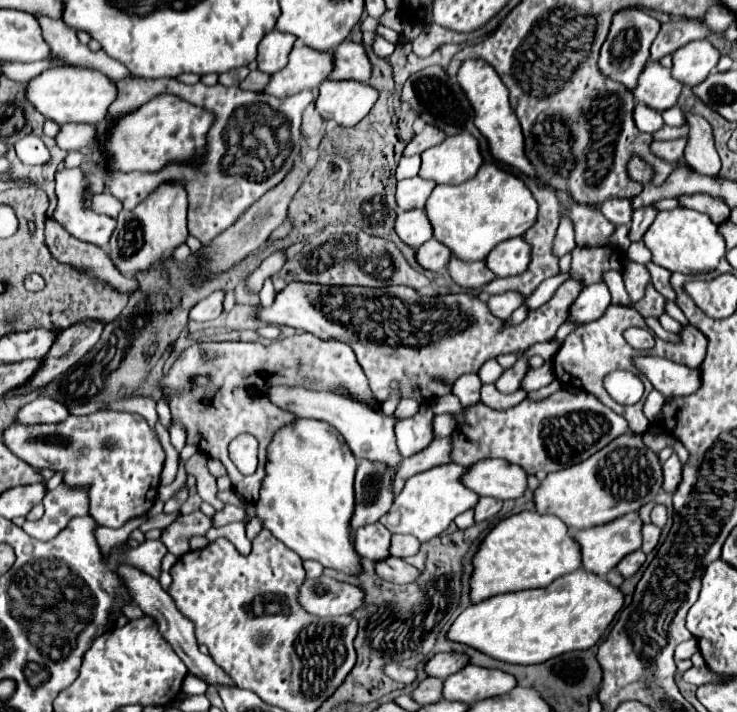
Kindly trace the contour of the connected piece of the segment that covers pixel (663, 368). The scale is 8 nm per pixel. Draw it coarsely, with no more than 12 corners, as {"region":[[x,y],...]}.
{"region":[[655,356],[635,366],[665,398],[689,396],[701,386],[699,368]]}

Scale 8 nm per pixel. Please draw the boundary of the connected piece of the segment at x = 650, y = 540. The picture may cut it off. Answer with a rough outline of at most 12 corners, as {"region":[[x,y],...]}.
{"region":[[643,526],[643,548],[649,554],[657,546],[661,528]]}

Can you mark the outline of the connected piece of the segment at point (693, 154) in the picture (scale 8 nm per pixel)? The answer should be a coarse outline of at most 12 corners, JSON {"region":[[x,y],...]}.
{"region":[[685,114],[685,160],[695,172],[719,172],[711,124]]}

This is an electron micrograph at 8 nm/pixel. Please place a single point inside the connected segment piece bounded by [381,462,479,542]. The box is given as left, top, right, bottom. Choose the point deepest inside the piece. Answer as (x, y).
(427, 505)

